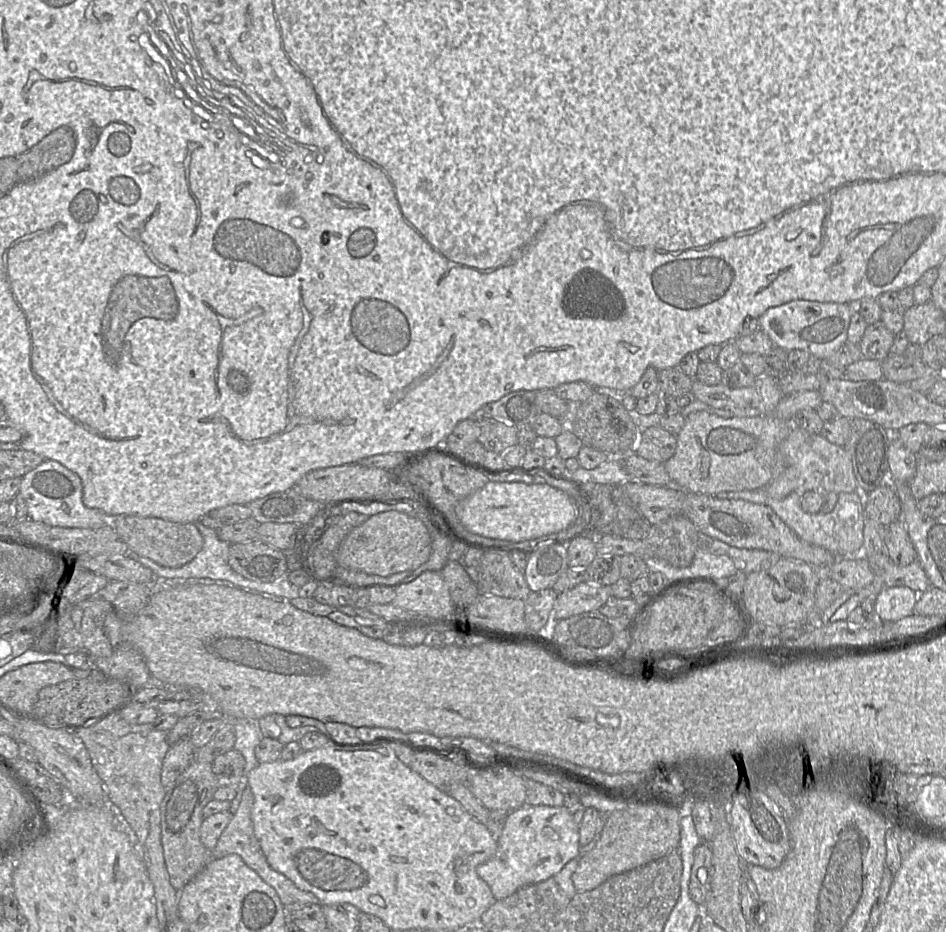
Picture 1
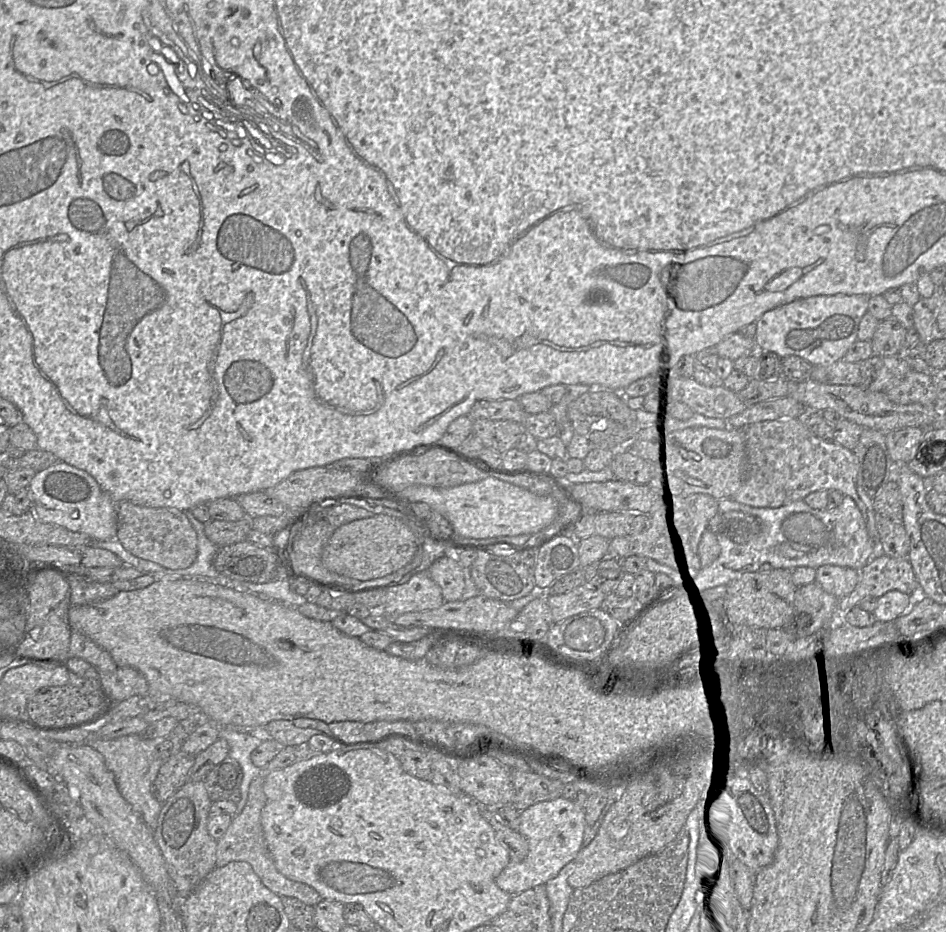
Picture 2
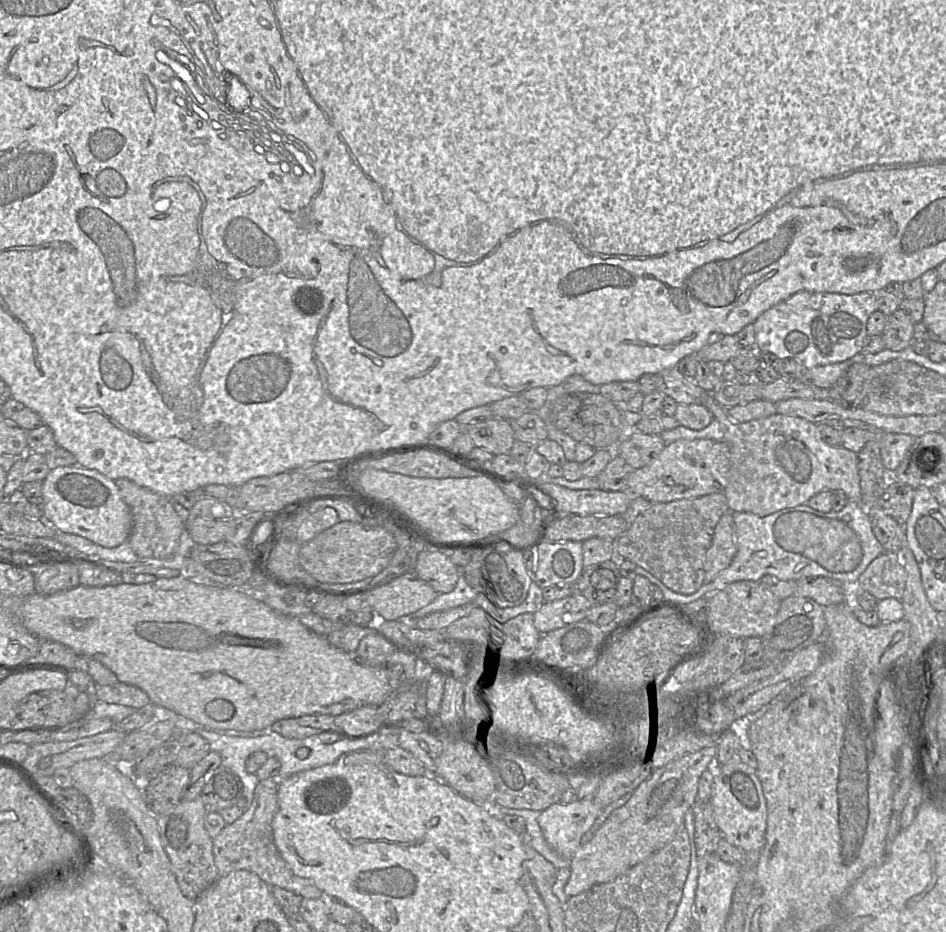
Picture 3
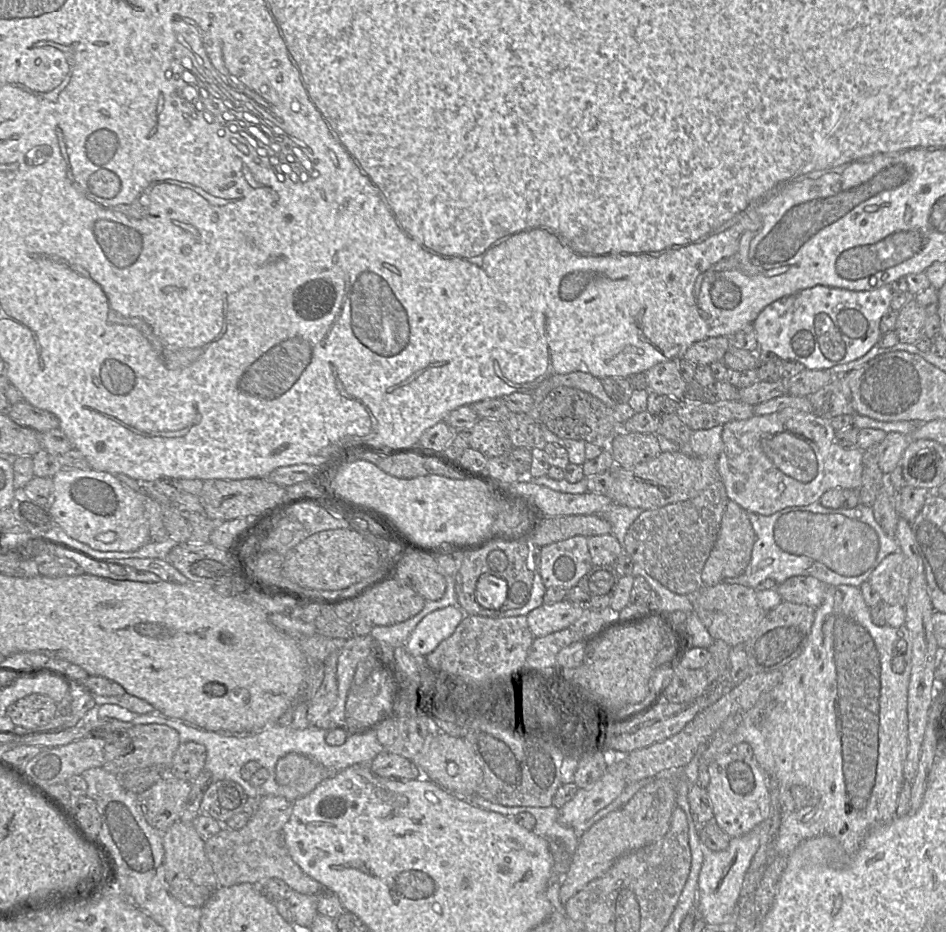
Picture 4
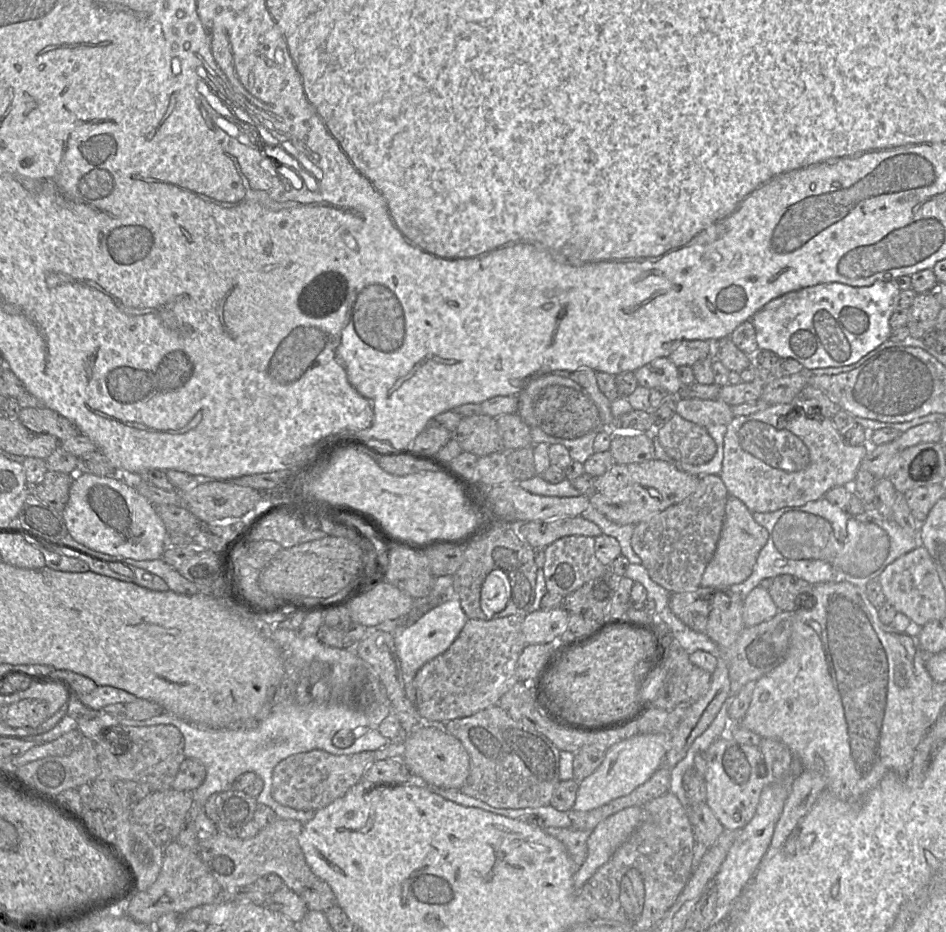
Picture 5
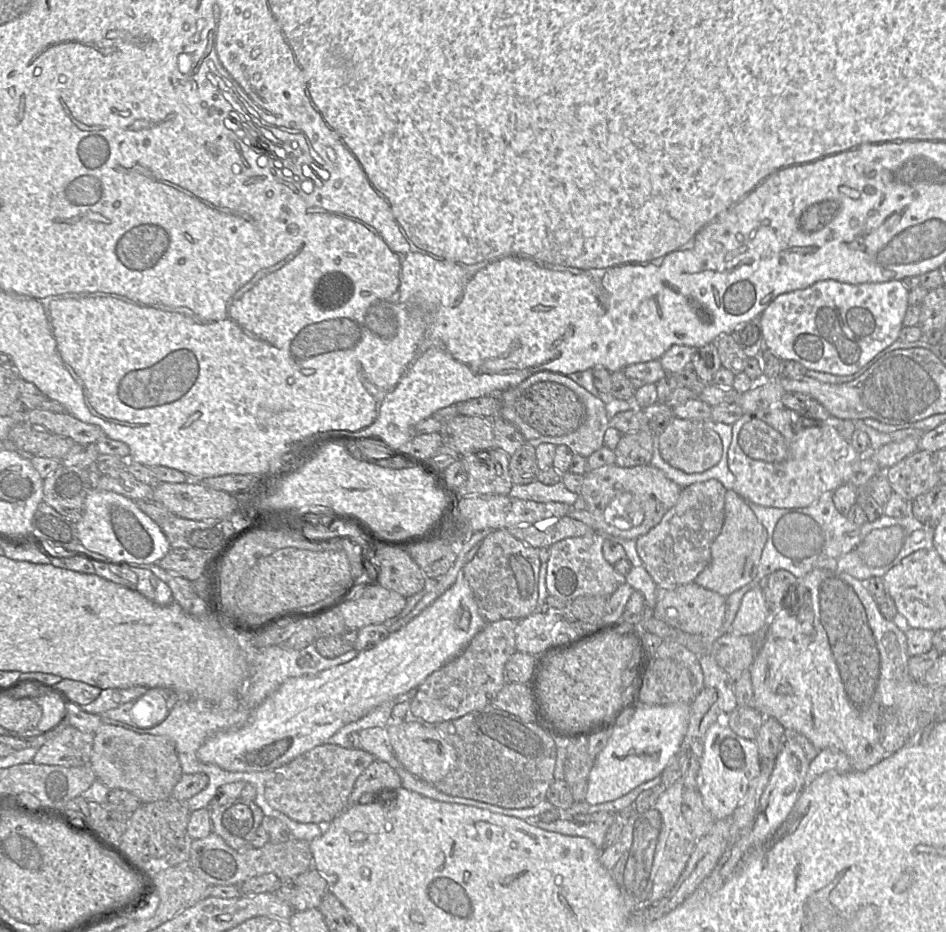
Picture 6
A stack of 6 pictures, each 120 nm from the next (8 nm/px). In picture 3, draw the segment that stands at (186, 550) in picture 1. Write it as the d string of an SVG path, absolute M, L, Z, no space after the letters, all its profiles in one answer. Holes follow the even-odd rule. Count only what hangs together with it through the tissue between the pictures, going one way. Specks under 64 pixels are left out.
M126 478L115 480L115 484L131 511L132 529L127 541L134 553L140 557L156 559L166 559L173 555L185 524L174 510L168 497L138 486Z

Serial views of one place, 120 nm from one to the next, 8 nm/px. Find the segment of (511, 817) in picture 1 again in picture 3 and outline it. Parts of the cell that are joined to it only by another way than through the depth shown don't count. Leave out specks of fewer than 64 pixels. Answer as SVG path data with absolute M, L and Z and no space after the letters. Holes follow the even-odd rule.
M593 798L577 799L568 804L558 802L550 805L541 812L538 817L538 823L551 848L561 857L571 859L581 845L581 837L592 827L599 813L604 808L599 807L593 801Z

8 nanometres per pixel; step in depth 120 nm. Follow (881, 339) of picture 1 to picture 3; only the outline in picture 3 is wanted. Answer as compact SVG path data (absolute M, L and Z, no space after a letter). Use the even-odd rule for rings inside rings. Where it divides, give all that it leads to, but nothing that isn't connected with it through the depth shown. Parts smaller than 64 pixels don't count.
M901 309L889 315L881 335L885 349L900 351L911 347L914 324L912 318Z

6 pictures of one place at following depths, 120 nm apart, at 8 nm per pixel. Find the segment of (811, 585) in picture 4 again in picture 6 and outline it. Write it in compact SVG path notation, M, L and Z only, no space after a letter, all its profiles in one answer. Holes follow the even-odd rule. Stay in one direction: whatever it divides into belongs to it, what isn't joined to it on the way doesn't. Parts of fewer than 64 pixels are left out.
M776 570L767 577L768 583L762 590L771 614L792 607L798 599L799 579L787 570Z

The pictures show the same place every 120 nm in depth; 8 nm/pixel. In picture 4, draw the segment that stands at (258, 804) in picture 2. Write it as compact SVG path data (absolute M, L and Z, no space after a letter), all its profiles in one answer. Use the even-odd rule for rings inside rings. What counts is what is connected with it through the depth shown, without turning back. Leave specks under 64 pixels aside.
M263 796L257 812L243 828L232 830L223 826L217 834L205 841L205 853L219 886L241 883L260 885L264 880L278 878L301 894L316 895L323 888L294 862L287 848L284 826L291 817L292 808L293 802L283 796Z

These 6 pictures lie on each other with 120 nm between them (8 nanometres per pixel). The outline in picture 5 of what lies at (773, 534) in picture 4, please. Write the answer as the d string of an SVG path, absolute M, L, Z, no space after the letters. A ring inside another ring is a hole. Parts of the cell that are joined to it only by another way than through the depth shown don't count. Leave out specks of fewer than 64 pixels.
M824 496L803 506L753 512L752 517L767 530L768 540L758 554L751 575L729 587L735 589L743 601L761 580L781 574L801 578L812 585L845 581L865 587L897 558L921 546L919 532L913 537L893 519L883 518L876 509L851 515L832 505Z

